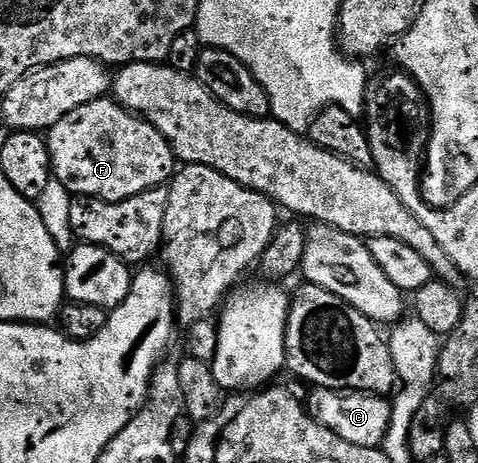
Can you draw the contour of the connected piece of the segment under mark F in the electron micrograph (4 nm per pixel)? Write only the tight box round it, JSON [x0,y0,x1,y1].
[48,98,176,200]

